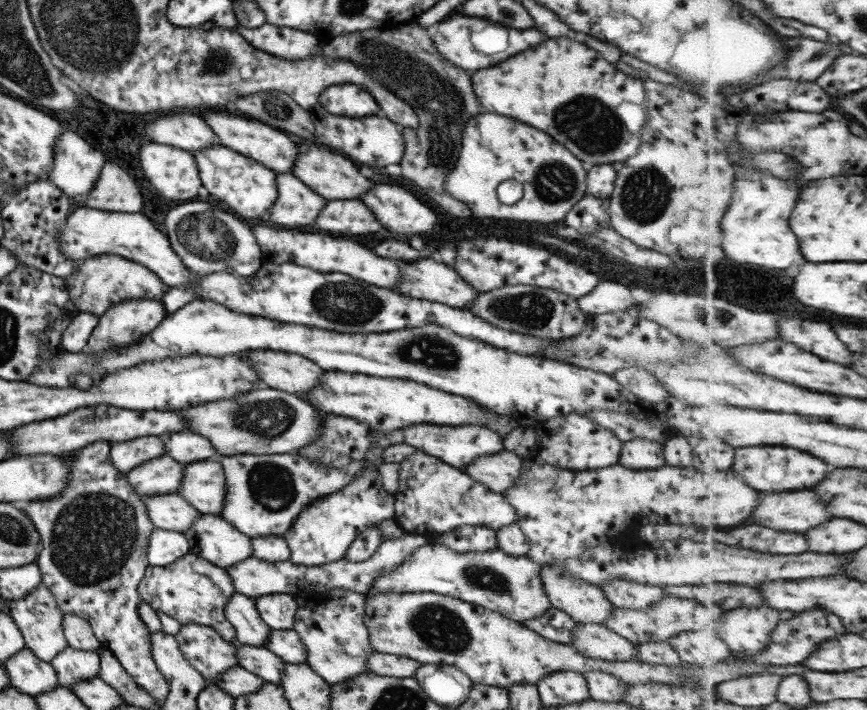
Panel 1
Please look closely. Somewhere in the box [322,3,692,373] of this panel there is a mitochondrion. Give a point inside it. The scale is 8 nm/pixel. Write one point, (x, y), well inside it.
(442, 101)

